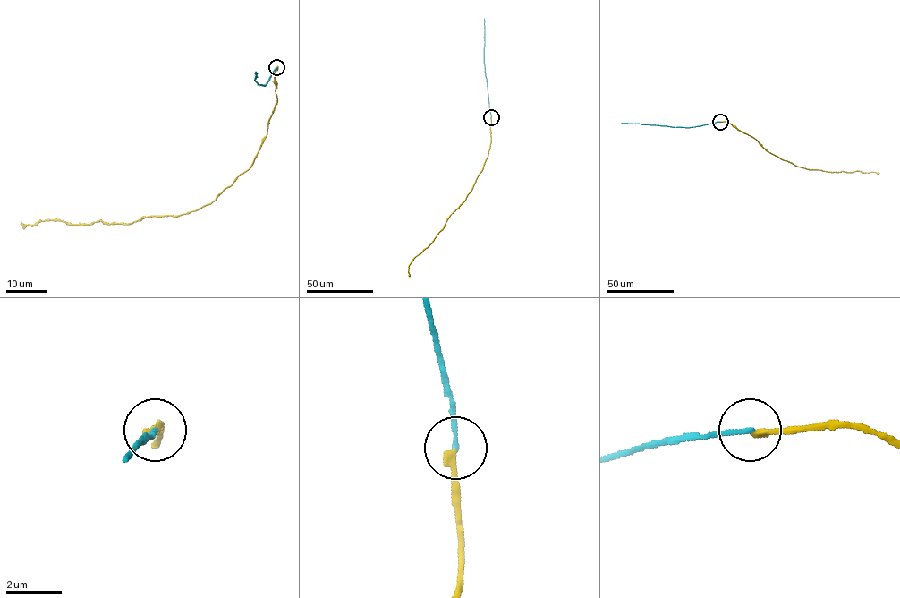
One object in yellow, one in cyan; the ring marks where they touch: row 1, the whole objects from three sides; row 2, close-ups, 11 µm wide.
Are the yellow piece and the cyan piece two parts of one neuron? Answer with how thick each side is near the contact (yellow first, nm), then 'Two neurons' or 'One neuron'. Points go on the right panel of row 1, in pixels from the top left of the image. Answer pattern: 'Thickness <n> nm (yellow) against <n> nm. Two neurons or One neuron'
Thickness 280 nm (yellow) against 170 nm. Two neurons

